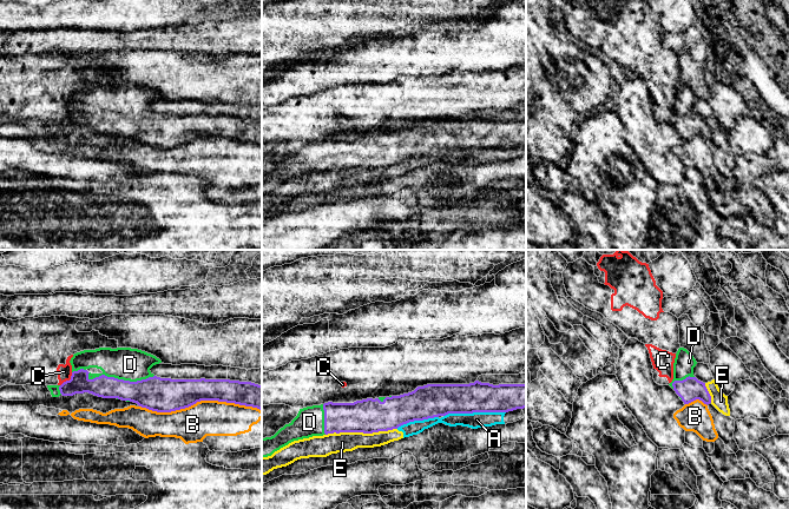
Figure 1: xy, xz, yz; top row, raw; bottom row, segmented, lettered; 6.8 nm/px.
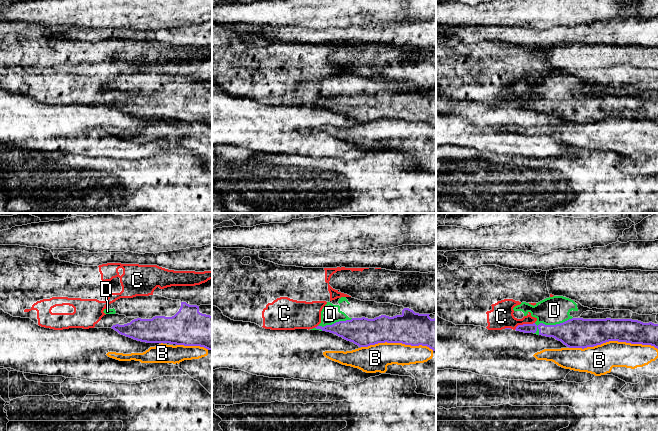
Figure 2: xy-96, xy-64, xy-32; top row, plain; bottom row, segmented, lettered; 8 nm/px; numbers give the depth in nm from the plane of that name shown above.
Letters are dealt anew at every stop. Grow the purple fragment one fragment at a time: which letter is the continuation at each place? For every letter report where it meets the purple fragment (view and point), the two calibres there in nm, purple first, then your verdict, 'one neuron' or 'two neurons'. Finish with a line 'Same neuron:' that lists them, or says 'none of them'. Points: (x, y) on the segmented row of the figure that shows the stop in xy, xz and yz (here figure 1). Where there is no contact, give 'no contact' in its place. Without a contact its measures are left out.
A: xz (474, 411) | 220/110 nm | two neurons
B: xy (201, 400) | 240/240 nm | two neurons
C: xy (67, 381) | 140/100 nm | two neurons
D: xy (120, 379) | 220/220 nm | one neuron
E: xz (361, 431) | 240/140 nm | two neurons
Same neuron: D

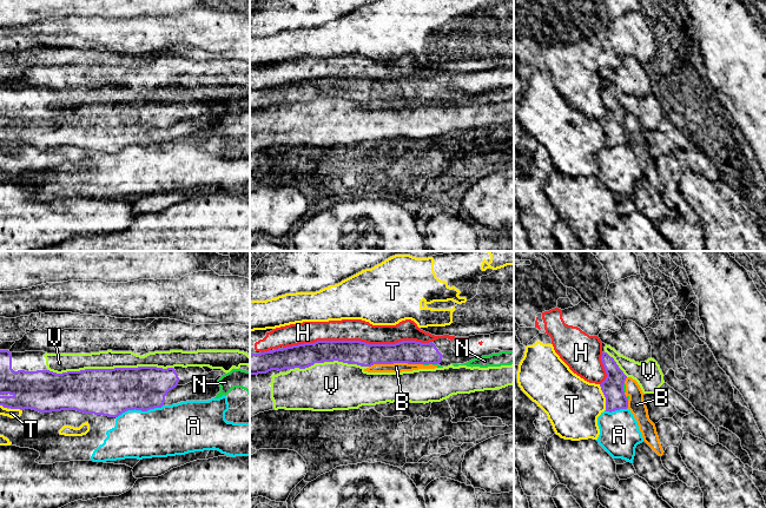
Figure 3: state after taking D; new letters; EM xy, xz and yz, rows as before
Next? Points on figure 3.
A: xy (139, 409) | 320/340 nm | two neurons
B: xz (395, 362) | 160/60 nm | two neurons
H: xz (357, 341) | 160/140 nm | two neurons
N: yz (622, 388) | 150/20 nm | two neurons
T: yz (605, 396) | 150/380 nm | two neurons
V: xy (110, 369) | 320/130 nm | two neurons
Same neuron: none of them

